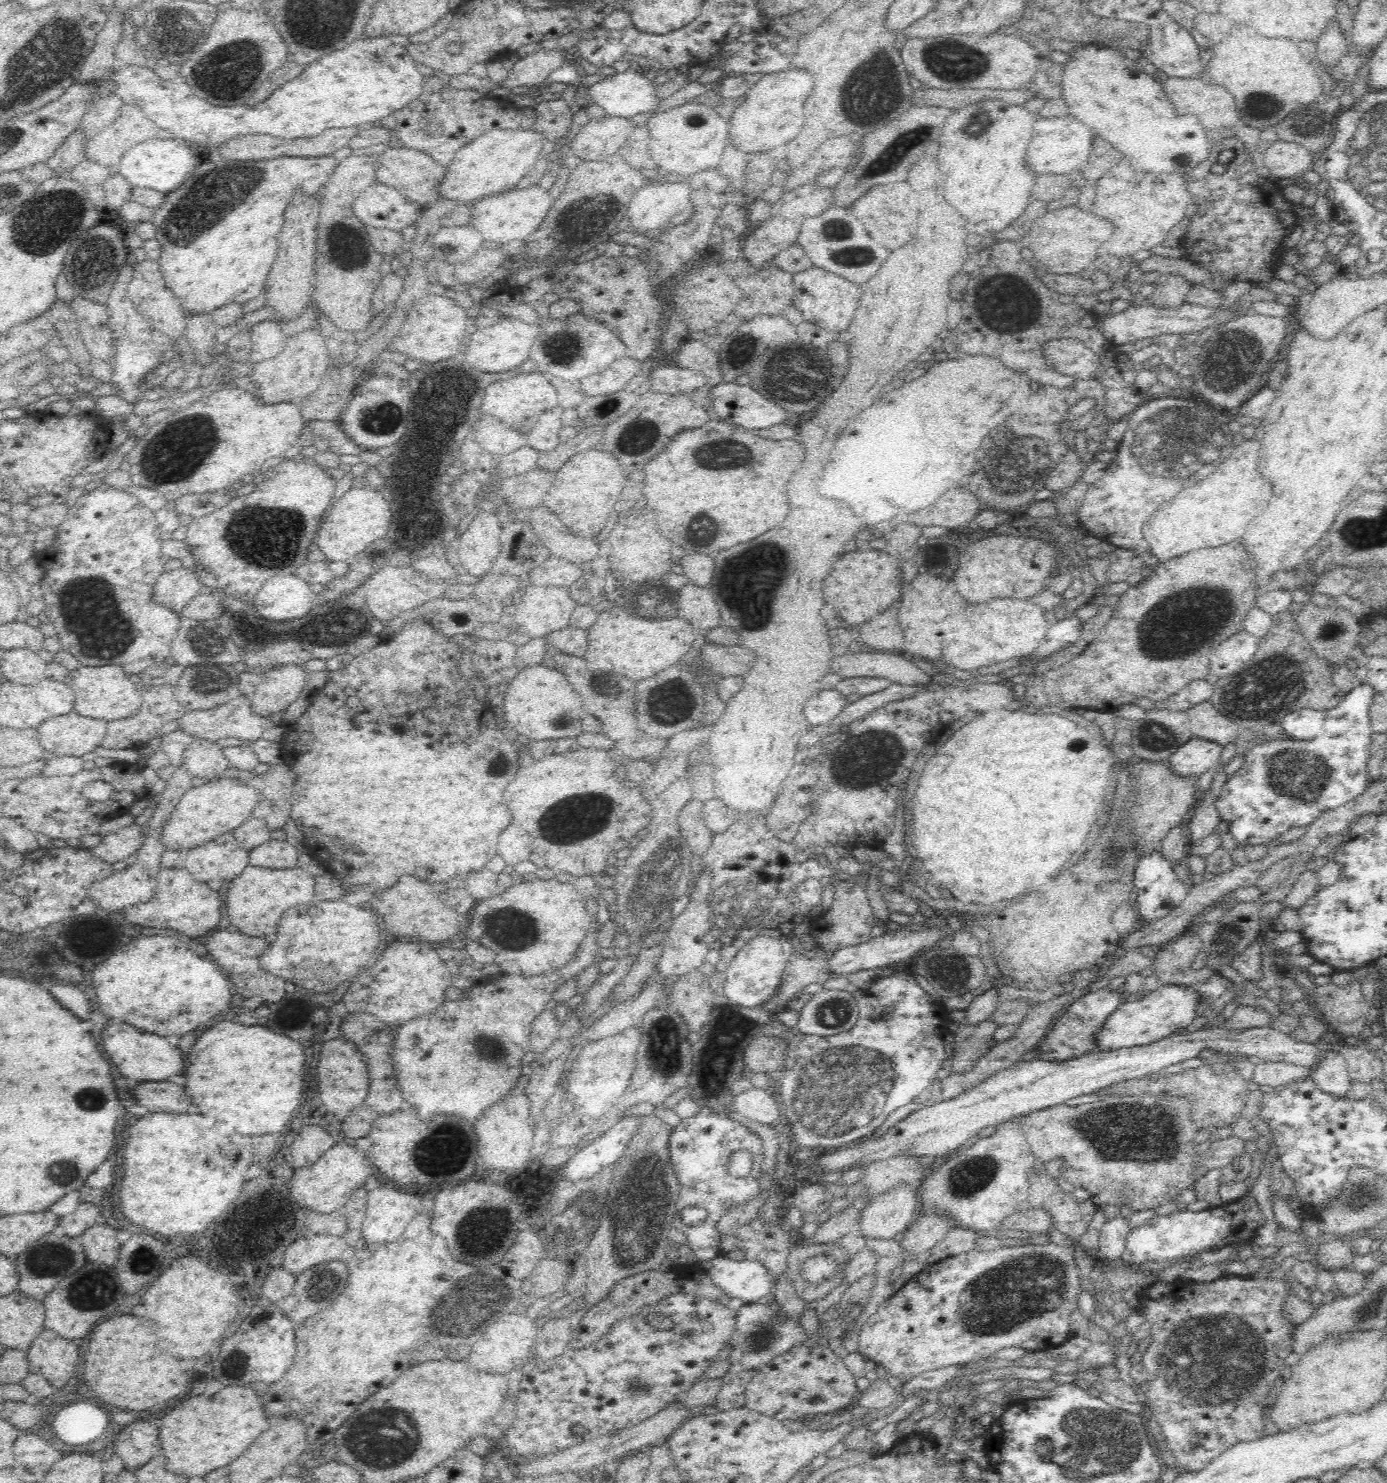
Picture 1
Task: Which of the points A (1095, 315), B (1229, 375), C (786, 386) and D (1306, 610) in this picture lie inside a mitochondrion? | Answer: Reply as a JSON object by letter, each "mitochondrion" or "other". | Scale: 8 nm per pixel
{"A":"other","B":"mitochondrion","C":"mitochondrion","D":"other"}

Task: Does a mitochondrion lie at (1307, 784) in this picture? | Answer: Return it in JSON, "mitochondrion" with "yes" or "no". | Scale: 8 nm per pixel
{"mitochondrion":"yes"}

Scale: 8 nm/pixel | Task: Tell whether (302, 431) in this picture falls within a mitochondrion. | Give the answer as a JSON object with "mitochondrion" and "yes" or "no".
{"mitochondrion":"no"}

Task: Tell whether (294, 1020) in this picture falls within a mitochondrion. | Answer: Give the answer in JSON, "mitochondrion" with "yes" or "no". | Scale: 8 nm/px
{"mitochondrion":"no"}

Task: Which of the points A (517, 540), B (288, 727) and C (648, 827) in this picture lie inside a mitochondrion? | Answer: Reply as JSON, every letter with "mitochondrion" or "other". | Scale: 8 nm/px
{"A":"other","B":"other","C":"other"}

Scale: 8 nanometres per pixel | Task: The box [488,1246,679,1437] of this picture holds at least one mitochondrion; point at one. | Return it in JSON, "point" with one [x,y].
{"point":[637,1386]}

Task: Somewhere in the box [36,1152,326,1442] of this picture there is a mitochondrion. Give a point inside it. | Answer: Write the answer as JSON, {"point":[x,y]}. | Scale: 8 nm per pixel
{"point":[104,1283]}

